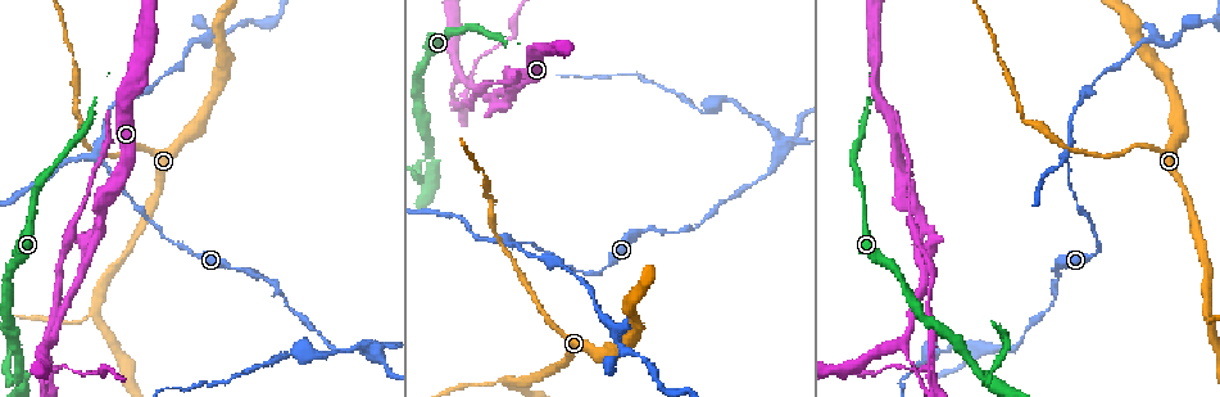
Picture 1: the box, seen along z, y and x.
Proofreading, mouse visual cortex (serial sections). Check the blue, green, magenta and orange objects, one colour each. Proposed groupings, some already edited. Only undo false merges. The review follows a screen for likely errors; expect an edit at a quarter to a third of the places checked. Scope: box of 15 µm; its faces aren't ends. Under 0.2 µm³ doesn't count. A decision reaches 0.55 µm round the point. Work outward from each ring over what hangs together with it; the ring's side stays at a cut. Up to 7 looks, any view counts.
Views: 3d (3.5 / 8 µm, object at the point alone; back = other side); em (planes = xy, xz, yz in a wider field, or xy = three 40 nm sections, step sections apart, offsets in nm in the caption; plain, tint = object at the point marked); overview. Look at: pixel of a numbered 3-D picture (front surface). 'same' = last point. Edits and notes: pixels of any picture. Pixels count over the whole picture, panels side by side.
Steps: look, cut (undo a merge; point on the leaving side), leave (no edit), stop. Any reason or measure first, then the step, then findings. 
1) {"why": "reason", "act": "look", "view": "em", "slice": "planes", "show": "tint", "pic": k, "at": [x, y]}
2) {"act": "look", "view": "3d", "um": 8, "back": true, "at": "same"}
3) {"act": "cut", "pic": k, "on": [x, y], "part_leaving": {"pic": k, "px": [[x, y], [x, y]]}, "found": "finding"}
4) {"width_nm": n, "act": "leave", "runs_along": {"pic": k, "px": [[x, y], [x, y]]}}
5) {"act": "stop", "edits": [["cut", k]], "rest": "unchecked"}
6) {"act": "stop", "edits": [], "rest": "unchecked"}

{"why": "a fork", "act": "look", "view": "3d", "um": 3.5, "pic": 1, "at": [1207, 316]}

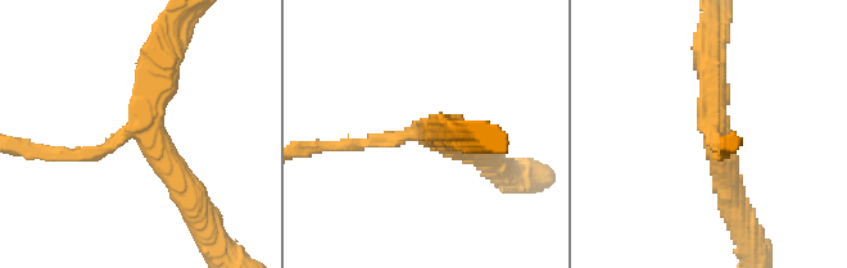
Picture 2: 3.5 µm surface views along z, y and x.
{"why": "need the tissue", "act": "look", "view": "em", "slice": "xy", "step": 2, "show": "plain", "pic": 2, "at": [713, 125]}

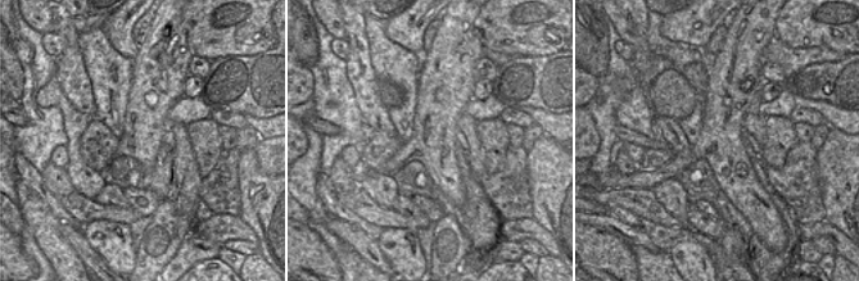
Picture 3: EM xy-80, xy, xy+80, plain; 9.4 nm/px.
{"act": "look", "view": "em", "slice": "xy", "step": 2, "show": "tint", "at": "same"}

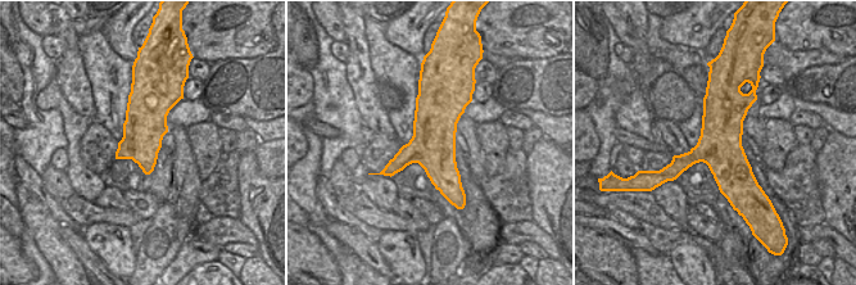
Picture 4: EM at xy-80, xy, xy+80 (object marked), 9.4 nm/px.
{"arm_widths_nm": [150, 350, 350], "act": "leave", "found": "all the same cell"}

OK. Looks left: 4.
{"why": "three arms meet", "act": "look", "view": "3d", "um": 3.5, "pic": 1, "at": [96, 156]}

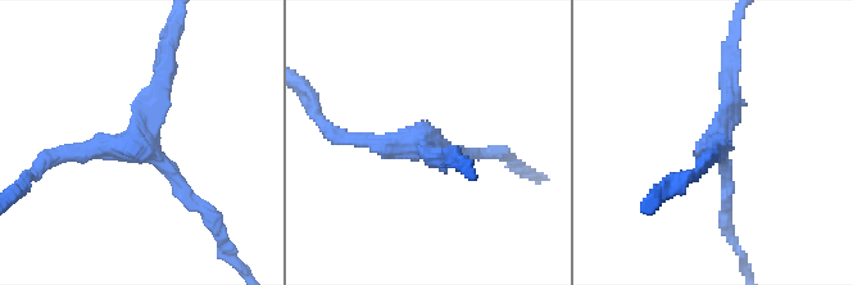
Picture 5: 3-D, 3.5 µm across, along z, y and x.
{"arms": 3, "arm_widths_nm": [150, 200, 250], "act": "look", "view": "em", "slice": "xy", "step": 5, "show": "tint", "pic": 5, "at": [436, 144]}

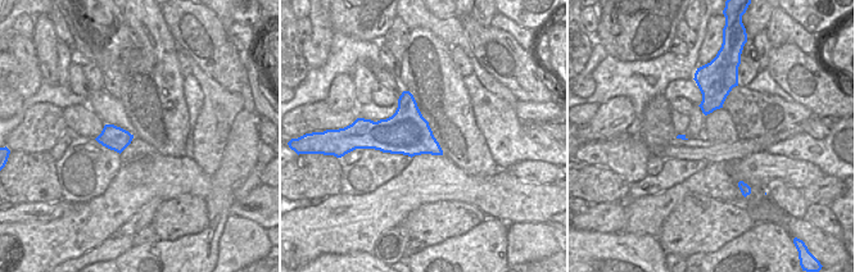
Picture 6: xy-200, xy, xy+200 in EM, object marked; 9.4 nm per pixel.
{"act": "leave", "found": "one cell here"}

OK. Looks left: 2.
{"why": "four-way junction", "act": "look", "view": "3d", "um": 3.5, "pic": 1, "at": [453, 94]}

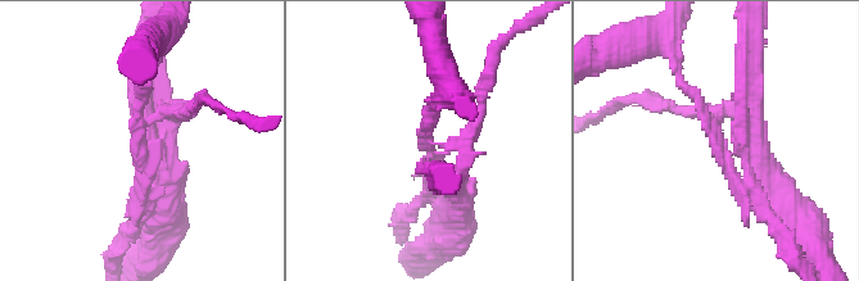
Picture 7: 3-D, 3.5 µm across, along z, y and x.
{"arms": 4, "arm_widths_nm": [150, 150, 150, 200], "act": "look", "view": "em", "slice": "xy", "step": 1, "show": "tint", "pic": 7, "at": [430, 137]}

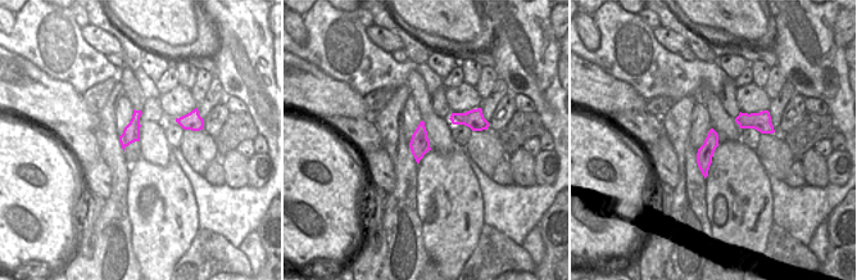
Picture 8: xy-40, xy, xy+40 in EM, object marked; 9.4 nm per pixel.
{"act": "cut", "pic": 7, "on": [145, 238], "part_leaving": {"pic": 7, "px": [[719, 117], [755, 109], [753, 54]]}, "found": "two cells meet here"}

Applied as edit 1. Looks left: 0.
{"act": "stop", "edits": [["cut", 7]], "rest": "unchecked"}

